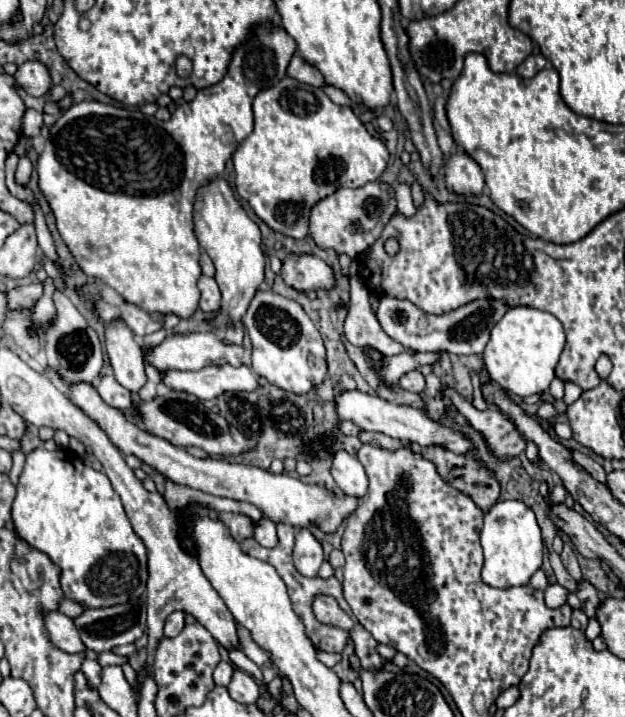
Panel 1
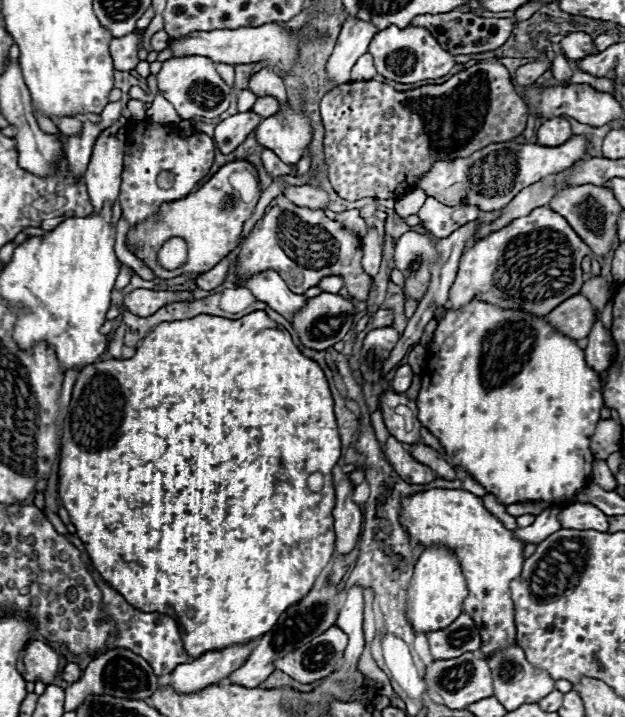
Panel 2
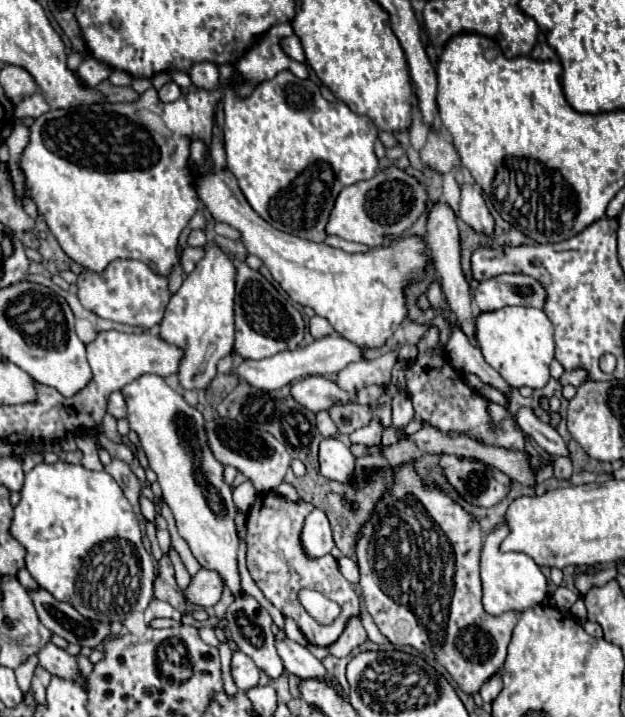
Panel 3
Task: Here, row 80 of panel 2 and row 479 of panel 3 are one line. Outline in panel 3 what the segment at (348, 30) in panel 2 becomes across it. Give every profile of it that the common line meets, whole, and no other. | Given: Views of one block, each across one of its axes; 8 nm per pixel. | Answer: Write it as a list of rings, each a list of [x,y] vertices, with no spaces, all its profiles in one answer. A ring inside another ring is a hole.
[[[324,438],[320,442],[318,460],[320,460],[320,474],[328,480],[344,484],[354,474],[356,458],[352,456],[350,448],[336,438]]]

